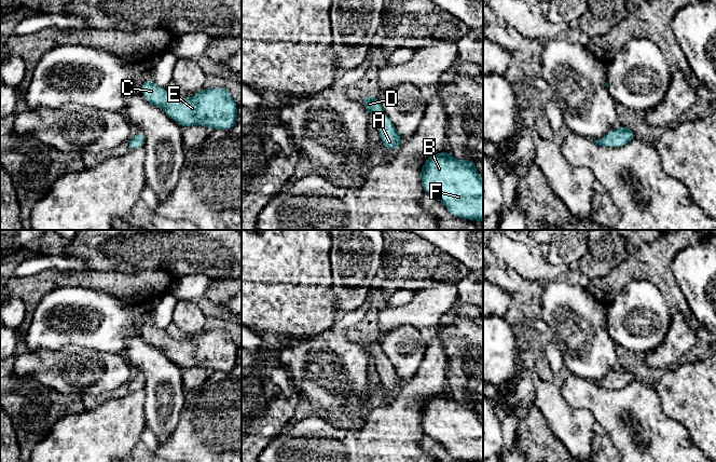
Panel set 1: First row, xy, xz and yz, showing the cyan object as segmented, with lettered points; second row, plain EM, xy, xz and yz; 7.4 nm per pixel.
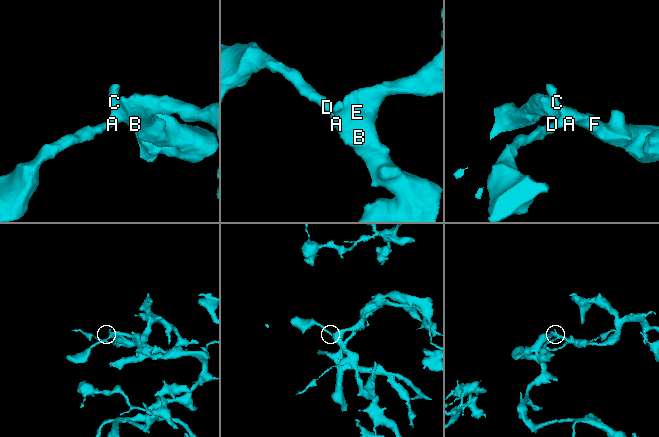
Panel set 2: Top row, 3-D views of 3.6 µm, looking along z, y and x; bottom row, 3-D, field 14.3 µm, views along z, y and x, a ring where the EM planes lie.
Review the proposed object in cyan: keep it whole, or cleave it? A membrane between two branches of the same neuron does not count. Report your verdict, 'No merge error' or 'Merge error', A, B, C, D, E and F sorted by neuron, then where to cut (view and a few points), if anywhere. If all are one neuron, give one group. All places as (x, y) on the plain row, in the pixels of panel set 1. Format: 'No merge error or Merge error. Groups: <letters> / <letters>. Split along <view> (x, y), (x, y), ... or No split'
No merge error. Groups: A B C D E F. No split

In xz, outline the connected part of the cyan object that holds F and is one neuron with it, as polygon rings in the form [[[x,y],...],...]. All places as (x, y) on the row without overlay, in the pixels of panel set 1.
[[[448,393],[432,396],[422,408],[421,424],[424,434],[440,443],[453,459],[483,462],[483,421],[472,402],[459,403]]]

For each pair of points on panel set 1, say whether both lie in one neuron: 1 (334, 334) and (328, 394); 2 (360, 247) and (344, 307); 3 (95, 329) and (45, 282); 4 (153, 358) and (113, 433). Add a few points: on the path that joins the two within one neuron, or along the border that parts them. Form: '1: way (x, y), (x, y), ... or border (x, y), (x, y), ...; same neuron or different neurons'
1: way (331, 349), (330, 379); same neuron
2: way (354, 262), (354, 273), (341, 286), (344, 291); same neuron
3: border (51, 289), (43, 296); different neurons
4: border (142, 389), (146, 394), (145, 413); different neurons

